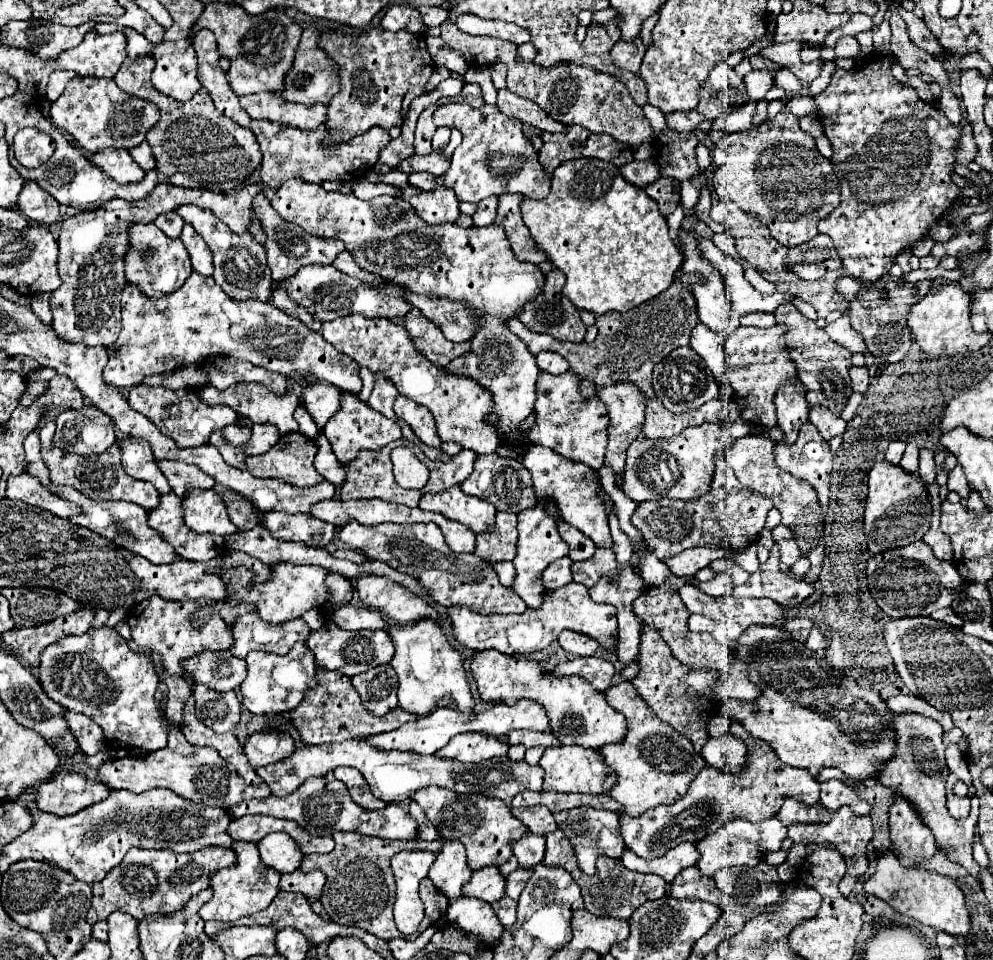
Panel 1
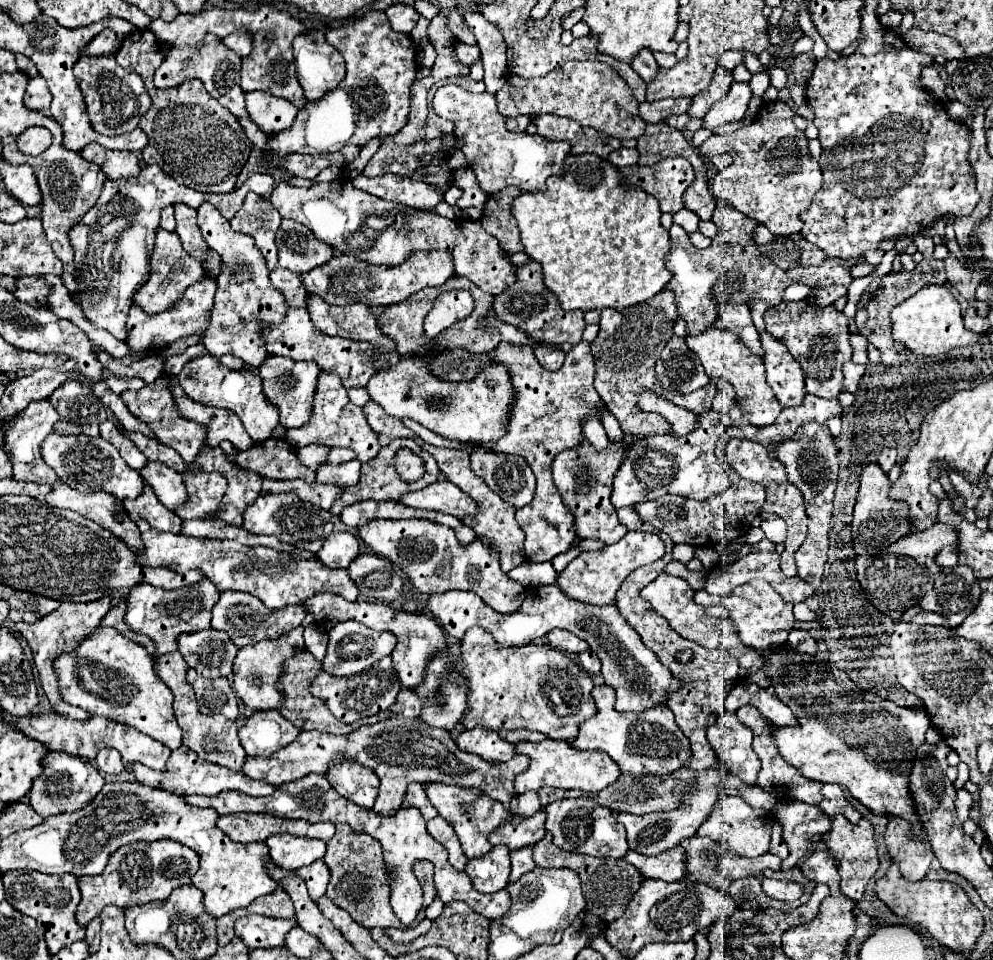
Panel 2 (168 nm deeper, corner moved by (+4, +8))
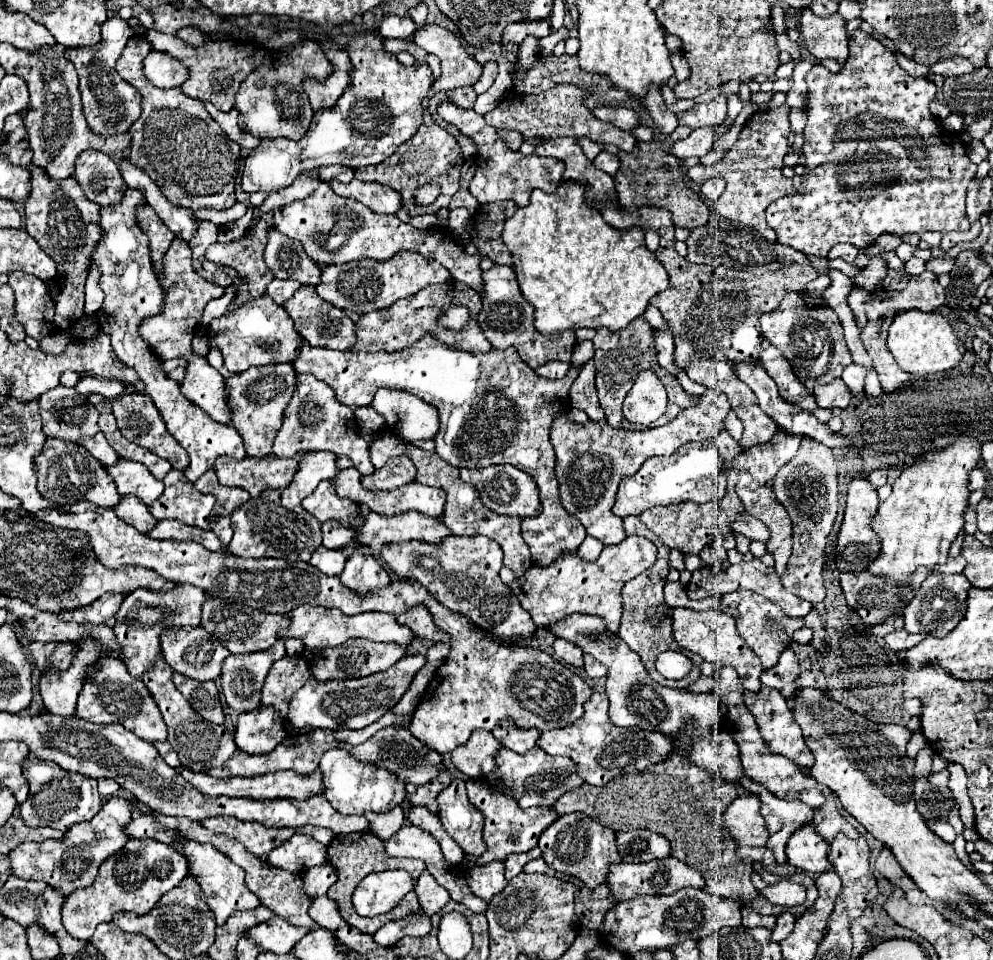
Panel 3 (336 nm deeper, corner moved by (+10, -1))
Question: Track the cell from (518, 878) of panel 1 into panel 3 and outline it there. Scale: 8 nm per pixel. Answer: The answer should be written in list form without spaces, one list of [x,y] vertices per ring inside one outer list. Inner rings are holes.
[[[536,846],[536,848],[532,848],[530,852],[524,852],[524,854],[510,854],[508,856],[508,860],[504,862],[506,864],[506,880],[510,880],[510,878],[514,878],[514,876],[518,876],[520,872],[522,872],[522,868],[524,868],[524,864],[528,862],[528,860],[532,860],[532,858],[538,858],[542,852],[540,852],[540,848]]]

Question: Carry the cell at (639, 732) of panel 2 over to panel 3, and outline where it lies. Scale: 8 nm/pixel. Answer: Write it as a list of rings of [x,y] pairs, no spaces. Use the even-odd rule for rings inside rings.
[[[594,692],[584,706],[582,718],[560,730],[546,730],[538,738],[538,748],[550,756],[568,756],[576,766],[584,782],[604,786],[618,774],[644,770],[650,764],[658,764],[668,758],[672,742],[660,732],[646,732],[642,728],[620,728],[608,718],[608,700],[604,692]]]

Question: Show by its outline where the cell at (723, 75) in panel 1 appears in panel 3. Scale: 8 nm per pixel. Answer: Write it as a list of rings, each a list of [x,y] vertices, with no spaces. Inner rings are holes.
[[[718,96],[712,102],[706,104],[694,104],[688,112],[678,114],[678,122],[690,128],[702,128],[702,126],[716,126],[726,118],[726,98]]]

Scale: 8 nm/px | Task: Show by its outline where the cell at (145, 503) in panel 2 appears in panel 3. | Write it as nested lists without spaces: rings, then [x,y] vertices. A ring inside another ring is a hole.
[[[122,496],[122,500],[114,506],[114,512],[118,518],[122,518],[128,524],[132,524],[134,528],[138,528],[138,532],[142,532],[142,534],[146,534],[148,530],[154,528],[154,524],[158,524],[158,520],[154,516],[150,516],[146,504],[142,504],[134,496]]]

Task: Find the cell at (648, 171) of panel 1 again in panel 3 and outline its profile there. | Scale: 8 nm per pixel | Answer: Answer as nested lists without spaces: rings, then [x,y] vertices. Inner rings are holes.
[[[600,152],[600,154],[592,160],[592,164],[594,164],[596,168],[604,170],[604,172],[610,174],[610,176],[614,176],[614,174],[618,172],[618,156],[608,154],[608,152]]]

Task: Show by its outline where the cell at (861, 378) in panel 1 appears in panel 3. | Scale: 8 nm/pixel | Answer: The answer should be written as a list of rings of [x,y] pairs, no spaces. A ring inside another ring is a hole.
[[[842,378],[832,380],[826,386],[814,386],[814,398],[820,408],[846,408],[850,404],[850,390],[842,382]]]

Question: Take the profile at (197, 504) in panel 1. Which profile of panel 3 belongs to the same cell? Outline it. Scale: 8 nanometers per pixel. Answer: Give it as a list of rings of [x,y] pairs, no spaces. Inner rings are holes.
[[[118,458],[116,464],[106,466],[106,472],[110,472],[110,476],[114,478],[118,494],[122,494],[122,496],[124,494],[136,496],[146,506],[150,506],[154,500],[158,500],[162,496],[162,490],[164,490],[162,480],[156,480],[150,474],[150,470],[146,470],[138,462]]]

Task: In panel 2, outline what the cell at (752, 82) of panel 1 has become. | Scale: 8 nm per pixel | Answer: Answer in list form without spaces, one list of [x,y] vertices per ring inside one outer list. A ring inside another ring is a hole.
[[[734,83],[732,89],[728,91],[728,95],[718,101],[704,117],[704,127],[706,129],[716,129],[718,125],[724,125],[728,121],[736,121],[742,119],[746,109],[748,109],[748,101],[752,97],[750,91],[750,83]]]

